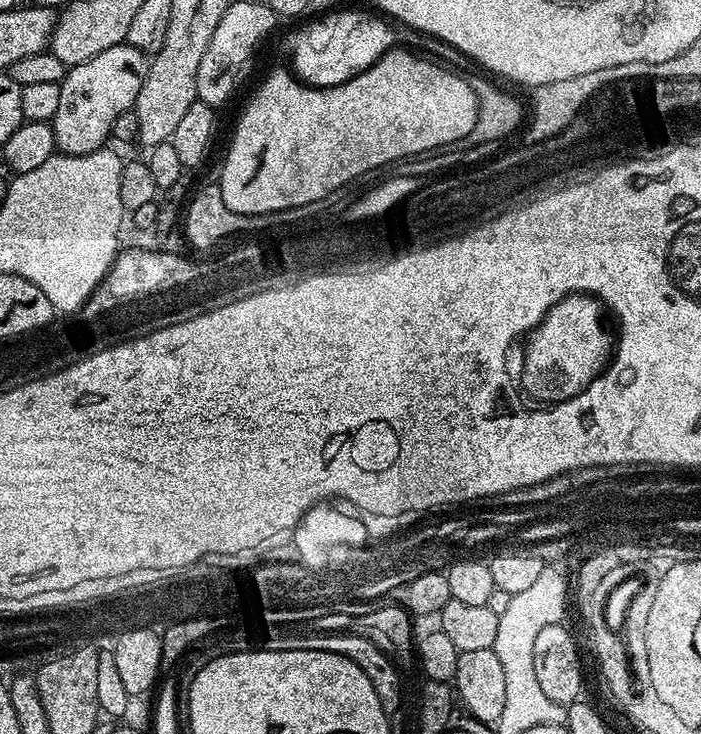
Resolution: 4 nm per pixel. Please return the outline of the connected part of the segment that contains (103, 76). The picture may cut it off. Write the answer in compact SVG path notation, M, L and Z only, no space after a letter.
M125 42L110 46L110 50L102 50L102 54L90 58L90 62L71 65L59 83L62 94L58 114L54 114L50 122L57 149L66 156L81 156L105 147L118 116L133 110L138 90L142 90L144 77L148 74L149 63L145 53Z

